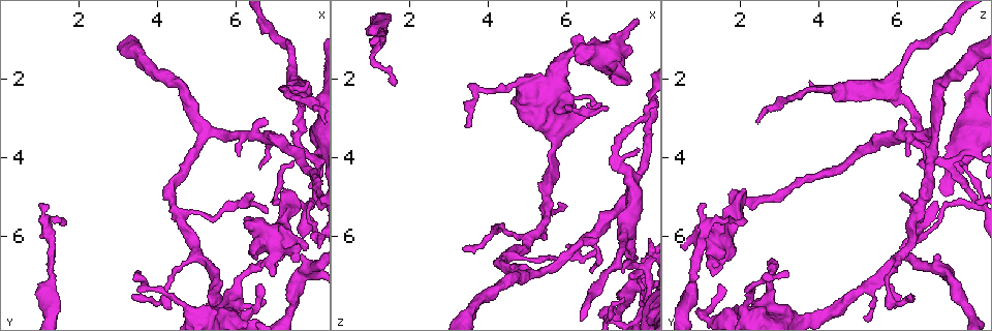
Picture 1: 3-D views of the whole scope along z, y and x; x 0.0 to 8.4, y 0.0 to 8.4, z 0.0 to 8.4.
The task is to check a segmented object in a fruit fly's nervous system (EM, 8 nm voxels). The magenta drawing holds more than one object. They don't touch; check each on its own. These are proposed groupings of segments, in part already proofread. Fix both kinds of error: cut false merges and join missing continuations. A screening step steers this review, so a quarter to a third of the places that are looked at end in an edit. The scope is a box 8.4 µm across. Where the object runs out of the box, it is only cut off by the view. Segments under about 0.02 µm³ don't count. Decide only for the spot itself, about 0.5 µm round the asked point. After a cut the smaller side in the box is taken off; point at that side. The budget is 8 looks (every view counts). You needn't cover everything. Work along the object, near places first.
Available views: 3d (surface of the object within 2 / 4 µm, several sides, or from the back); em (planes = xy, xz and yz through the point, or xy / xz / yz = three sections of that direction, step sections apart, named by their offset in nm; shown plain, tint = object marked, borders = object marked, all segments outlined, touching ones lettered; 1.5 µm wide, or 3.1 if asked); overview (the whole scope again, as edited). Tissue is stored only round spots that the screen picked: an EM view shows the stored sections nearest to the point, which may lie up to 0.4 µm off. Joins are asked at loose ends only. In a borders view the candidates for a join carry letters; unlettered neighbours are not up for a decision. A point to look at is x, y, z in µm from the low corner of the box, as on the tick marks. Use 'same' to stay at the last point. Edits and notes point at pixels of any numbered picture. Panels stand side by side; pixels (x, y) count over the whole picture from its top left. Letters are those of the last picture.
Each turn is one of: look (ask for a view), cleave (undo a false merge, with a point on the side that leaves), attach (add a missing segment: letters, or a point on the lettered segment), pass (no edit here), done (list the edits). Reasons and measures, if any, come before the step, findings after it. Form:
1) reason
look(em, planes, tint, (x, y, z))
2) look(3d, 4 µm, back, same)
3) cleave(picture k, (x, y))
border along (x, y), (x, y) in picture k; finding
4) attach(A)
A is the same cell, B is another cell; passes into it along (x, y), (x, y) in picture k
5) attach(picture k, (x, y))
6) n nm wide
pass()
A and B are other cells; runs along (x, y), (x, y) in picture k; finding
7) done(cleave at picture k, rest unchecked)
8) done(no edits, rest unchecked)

look(em, planes, plain, (6.25, 5.55, 1.50))

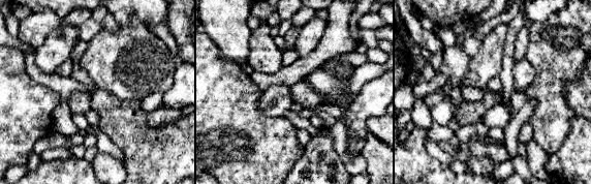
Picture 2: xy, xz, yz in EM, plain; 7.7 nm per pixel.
what lies round it
look(em, planes, borders, same)

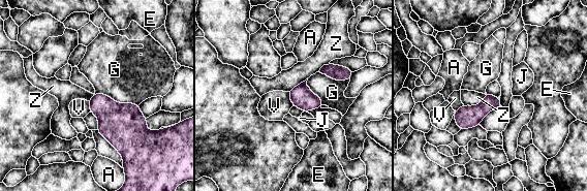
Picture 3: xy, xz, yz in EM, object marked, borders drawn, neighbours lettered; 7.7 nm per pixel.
G touches over 360 nm
pass()
A, E, G, J, V and Z are other cells; border along (287, 92), (292, 105) in picture 3; none of them fits

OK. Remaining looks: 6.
an open end
look(em, planes, borders, (1.00, 5.20, 1.15))

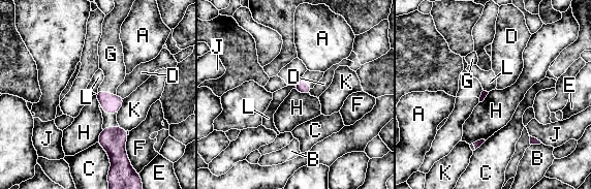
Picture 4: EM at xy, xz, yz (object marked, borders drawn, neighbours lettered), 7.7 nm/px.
attach(G)
G is the same cell, A, B, C, D, E, F, H, J, K and L are other cells; passes into it along (111, 103), (106, 91), (112, 63) in picture 4; the neuron continues

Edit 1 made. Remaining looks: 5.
tapers out
look(em, planes, borders, (3.45, 6.95, 3.25))

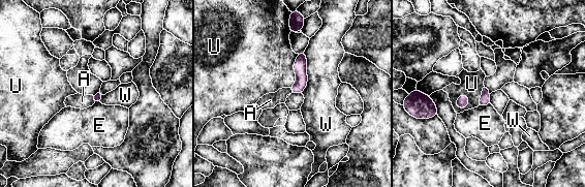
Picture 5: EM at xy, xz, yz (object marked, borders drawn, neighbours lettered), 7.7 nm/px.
attach(A)
A is the same cell, E, U and W are other cells; it goes on there

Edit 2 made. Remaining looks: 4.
see it whole again
look(overview)

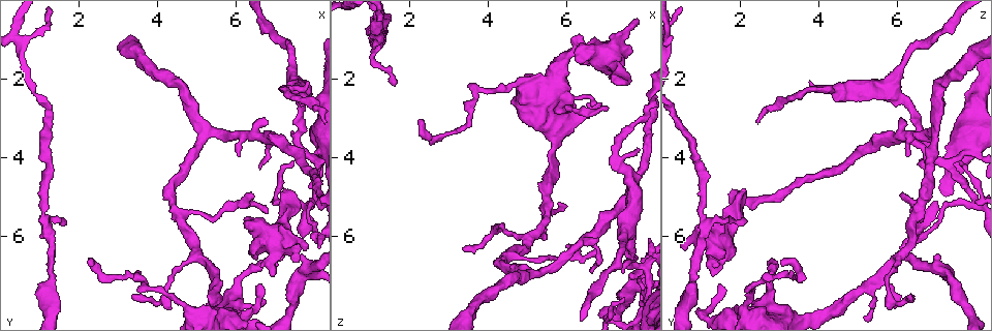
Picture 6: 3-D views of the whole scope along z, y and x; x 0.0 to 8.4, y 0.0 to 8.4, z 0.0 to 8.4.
free end
look(em, xy, step 8, borders, (3.40, 7.50, 6.40))

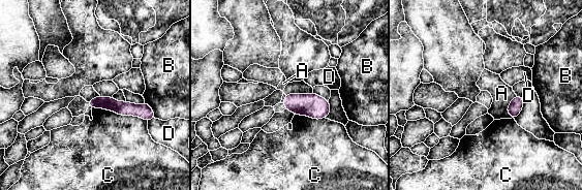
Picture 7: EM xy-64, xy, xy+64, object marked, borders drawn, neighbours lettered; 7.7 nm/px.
pass()
A, B, C and D are other cells; runs along (90, 103), (149, 112) in picture 7; no lettered segment goes on from it

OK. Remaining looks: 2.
done(attach at picture 4, attach at picture 5, rest unchecked)

